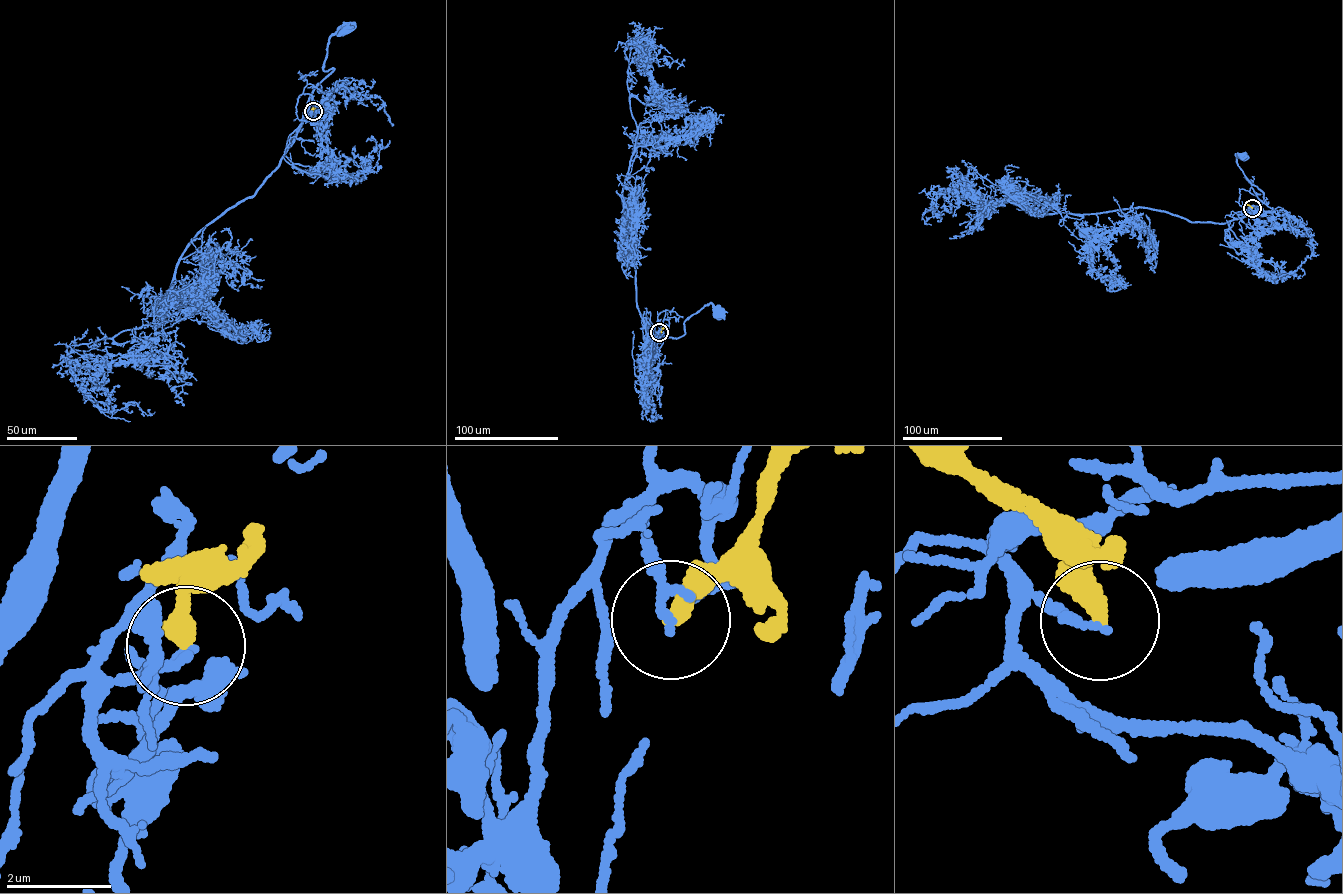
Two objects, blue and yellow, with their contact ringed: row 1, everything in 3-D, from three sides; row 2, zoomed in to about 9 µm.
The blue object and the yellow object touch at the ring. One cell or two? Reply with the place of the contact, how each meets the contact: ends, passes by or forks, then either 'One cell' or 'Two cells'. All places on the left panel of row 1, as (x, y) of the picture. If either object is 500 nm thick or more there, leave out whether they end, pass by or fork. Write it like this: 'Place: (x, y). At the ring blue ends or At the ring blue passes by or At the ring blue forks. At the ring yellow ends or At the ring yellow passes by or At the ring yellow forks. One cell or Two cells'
Place: (313, 111). At the ring blue ends. At the ring yellow ends. Two cells

